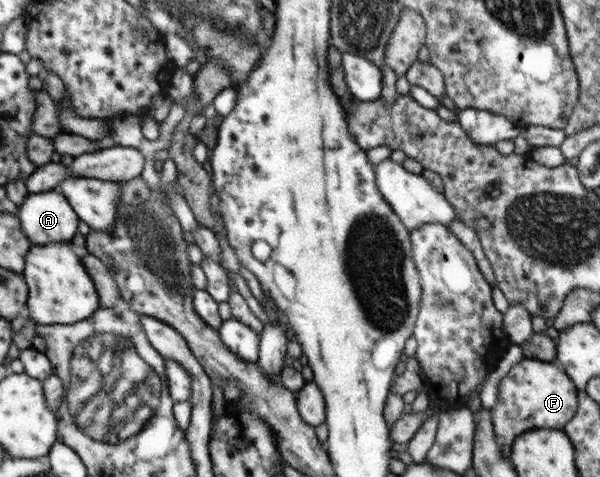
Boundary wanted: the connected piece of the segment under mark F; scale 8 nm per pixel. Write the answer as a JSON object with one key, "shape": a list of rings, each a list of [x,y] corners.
{"shape":[[[523,358],[508,372],[508,375],[500,380],[496,405],[491,410],[492,425],[496,443],[502,446],[512,445],[518,435],[533,429],[550,428],[563,430],[568,421],[574,418],[578,407],[579,389],[566,372],[553,362],[540,361],[538,359]]]}

